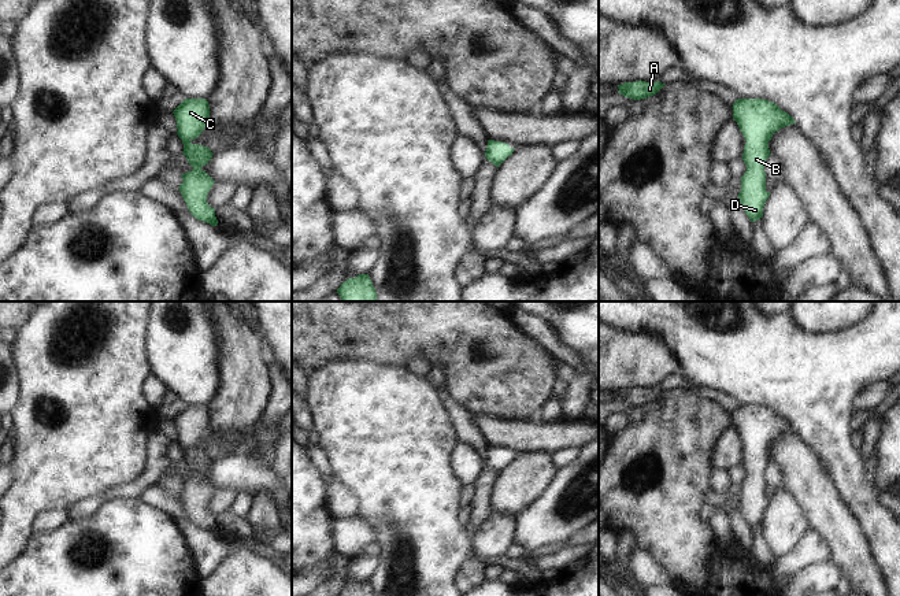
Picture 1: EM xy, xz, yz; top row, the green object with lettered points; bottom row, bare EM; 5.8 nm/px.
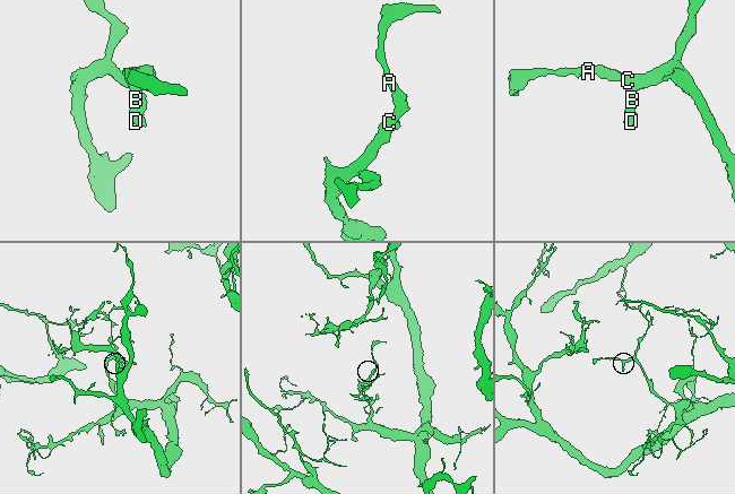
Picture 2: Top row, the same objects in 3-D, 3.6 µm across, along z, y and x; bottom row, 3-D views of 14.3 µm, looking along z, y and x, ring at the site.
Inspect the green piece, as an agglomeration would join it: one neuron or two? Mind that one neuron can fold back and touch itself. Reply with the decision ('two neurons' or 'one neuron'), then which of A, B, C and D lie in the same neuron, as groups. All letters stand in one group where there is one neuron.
one neuron; A B C D

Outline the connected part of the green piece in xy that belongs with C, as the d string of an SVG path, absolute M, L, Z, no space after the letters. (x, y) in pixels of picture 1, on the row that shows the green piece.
M185 99L173 114L177 121L177 134L184 144L182 153L193 167L192 171L181 175L184 182L179 185L179 192L196 219L216 226L215 210L207 203L207 195L215 181L201 170L214 153L204 145L190 142L207 126L210 118L208 101L205 99Z

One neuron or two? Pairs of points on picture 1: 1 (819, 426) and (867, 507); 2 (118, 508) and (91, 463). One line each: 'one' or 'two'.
1: one
2: two

